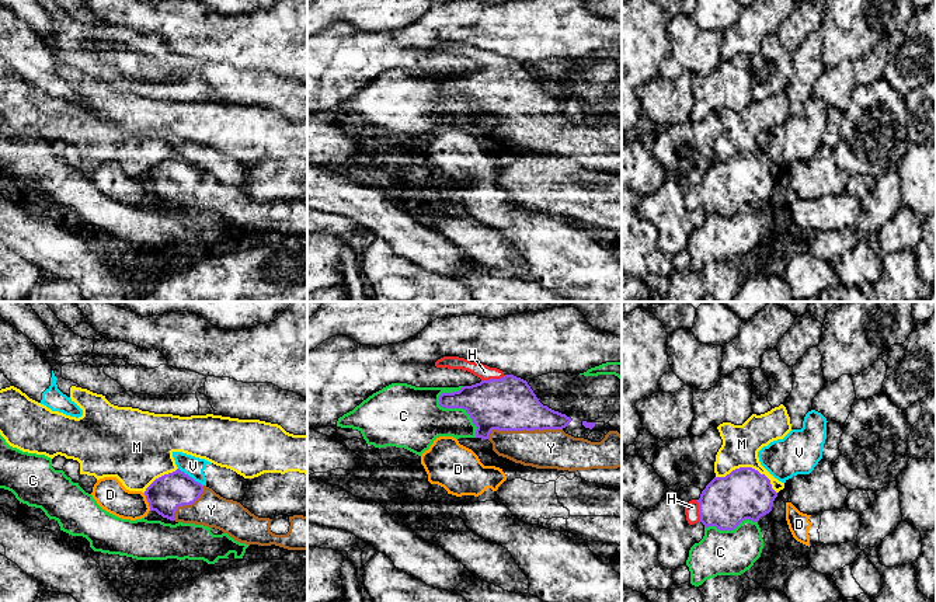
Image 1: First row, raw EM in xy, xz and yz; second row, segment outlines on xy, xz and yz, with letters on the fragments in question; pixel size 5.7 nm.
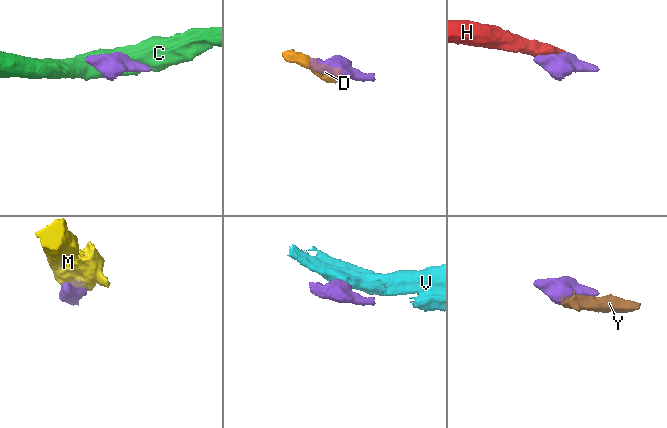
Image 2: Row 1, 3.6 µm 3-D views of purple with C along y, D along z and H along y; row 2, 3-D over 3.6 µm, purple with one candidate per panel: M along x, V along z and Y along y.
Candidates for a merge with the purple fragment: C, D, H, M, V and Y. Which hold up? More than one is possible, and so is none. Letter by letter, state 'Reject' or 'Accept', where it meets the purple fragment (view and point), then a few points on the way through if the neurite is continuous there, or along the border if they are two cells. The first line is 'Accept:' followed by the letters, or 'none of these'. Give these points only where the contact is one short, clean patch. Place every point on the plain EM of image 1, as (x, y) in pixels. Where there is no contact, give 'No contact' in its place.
Accept: H, Y
C: Reject. Touches purple at xz (459, 93)
D: Reject. Touches purple at xy (148, 187). Boundary: xy (143, 178), (150, 195)
H: Accept. Touches purple at xz (493, 65). Path across: xz (507, 90), (497, 80), (493, 65), (484, 58)
M: Reject. Touches purple at yz (750, 153)
V: Reject. Touches purple at xy (191, 163). Boundary: xy (178, 153), (202, 171)
Y: Accept. Touches purple at xz (522, 115)

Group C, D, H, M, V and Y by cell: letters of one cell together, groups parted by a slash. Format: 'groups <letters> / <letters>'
groups C / D / H Y / M / V

